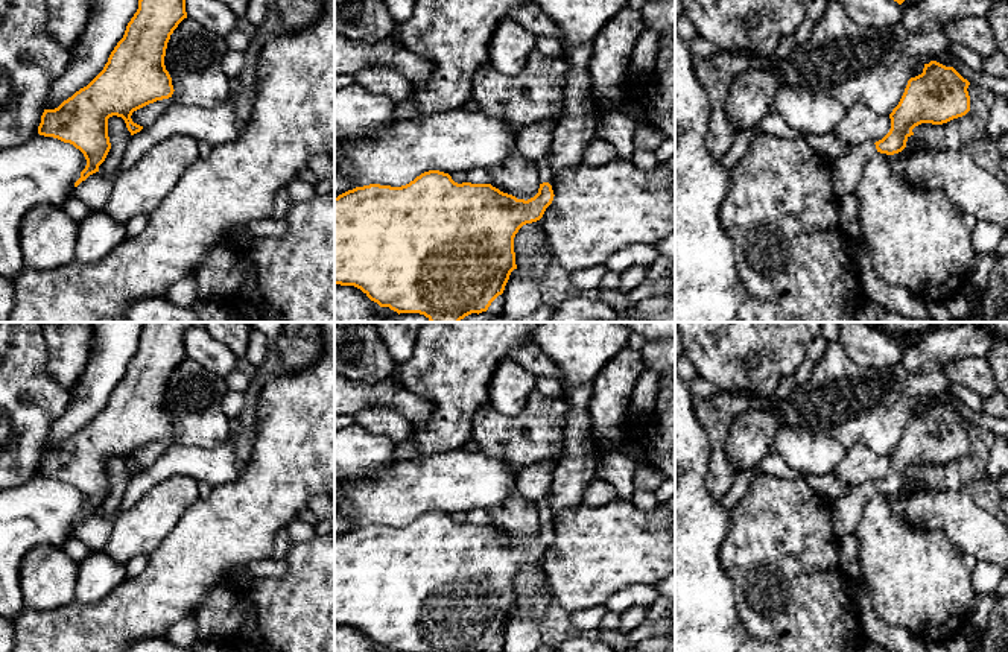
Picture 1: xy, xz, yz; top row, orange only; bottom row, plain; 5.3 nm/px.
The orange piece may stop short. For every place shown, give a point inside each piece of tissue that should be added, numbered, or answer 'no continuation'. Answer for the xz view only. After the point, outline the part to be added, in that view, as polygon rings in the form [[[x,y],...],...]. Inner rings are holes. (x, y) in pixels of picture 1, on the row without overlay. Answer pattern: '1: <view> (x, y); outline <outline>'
1: xz (545, 511); outline [[[549,494],[537,502],[540,524],[550,523],[553,518]]]

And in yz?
1: yz (847, 509); outline [[[864,483],[850,486],[844,495],[832,502],[832,523],[836,541],[854,533],[868,498],[876,492],[874,483]]]

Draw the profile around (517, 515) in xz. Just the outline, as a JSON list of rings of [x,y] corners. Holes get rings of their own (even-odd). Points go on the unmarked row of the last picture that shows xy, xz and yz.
[[[514,488],[509,497],[491,512],[491,526],[517,540],[531,540],[538,533],[540,520],[537,503],[523,497]]]

